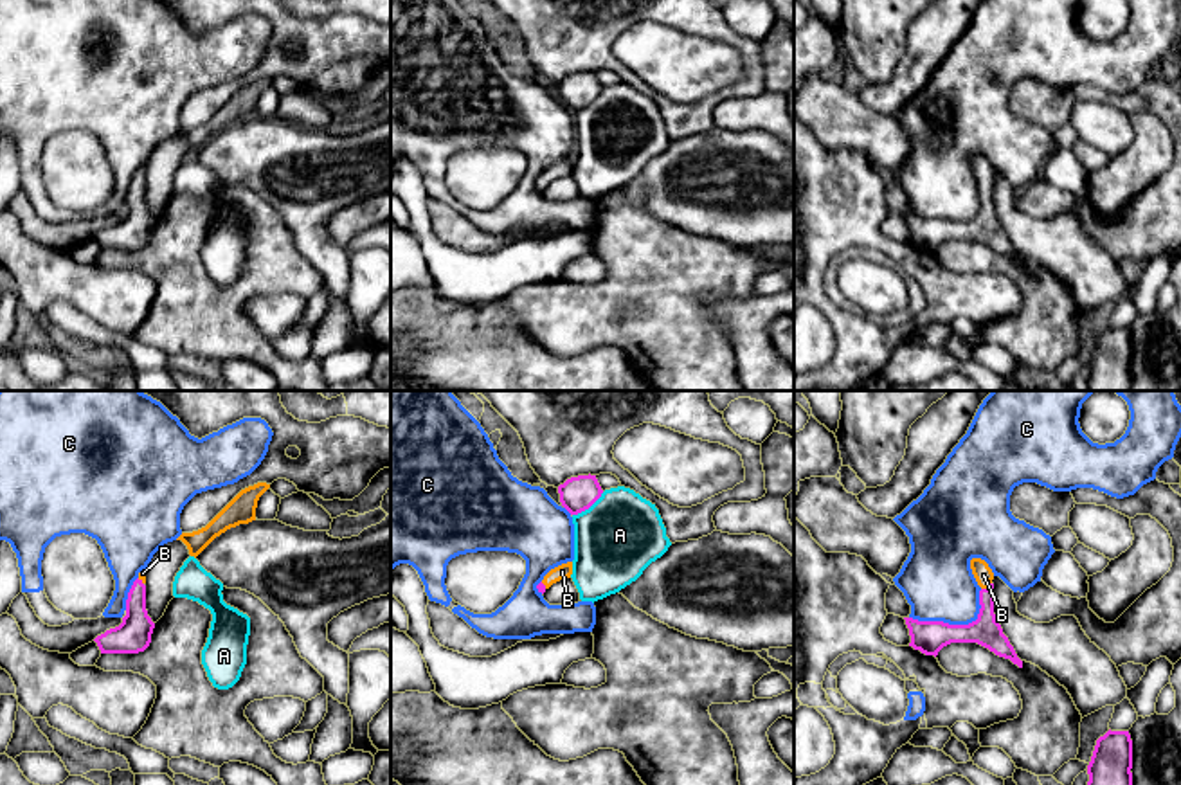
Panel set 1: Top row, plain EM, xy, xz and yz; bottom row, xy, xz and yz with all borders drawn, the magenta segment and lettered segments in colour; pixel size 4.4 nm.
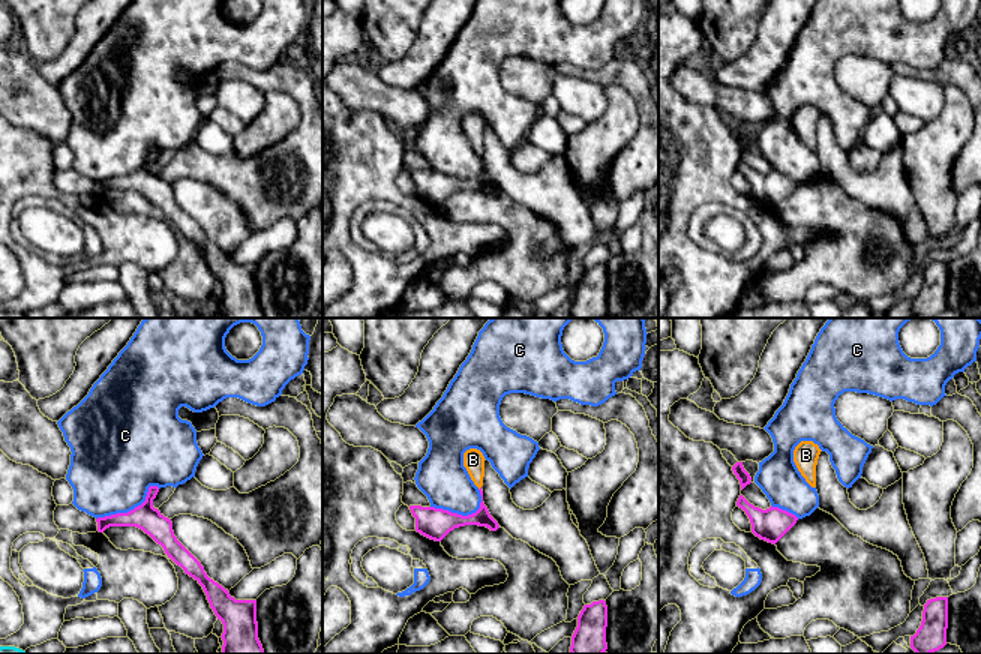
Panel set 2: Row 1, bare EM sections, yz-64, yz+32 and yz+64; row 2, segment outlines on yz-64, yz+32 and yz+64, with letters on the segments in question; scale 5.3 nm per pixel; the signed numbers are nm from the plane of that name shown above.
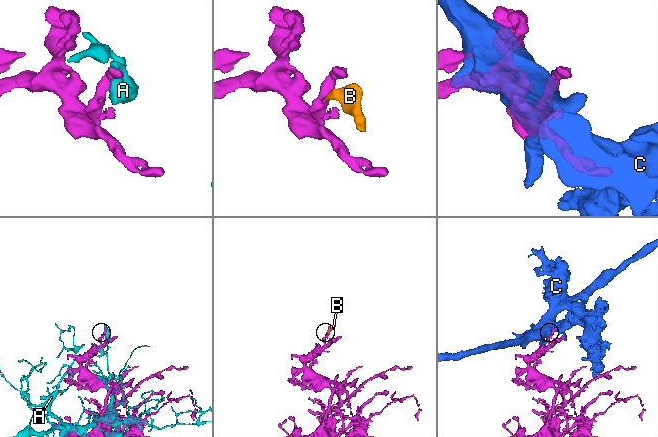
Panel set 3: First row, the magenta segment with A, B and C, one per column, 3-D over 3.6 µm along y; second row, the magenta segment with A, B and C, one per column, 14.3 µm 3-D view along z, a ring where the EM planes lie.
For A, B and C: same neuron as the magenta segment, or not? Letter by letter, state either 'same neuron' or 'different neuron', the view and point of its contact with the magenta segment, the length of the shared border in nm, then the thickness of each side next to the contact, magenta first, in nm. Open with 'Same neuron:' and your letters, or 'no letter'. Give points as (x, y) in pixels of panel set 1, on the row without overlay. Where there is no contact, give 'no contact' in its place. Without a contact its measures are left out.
Same neuron: B
A: different neuron; contact xz (587, 105); length 180 nm; calibres 160 and 380 nm
B: same neuron; contact yz (987, 184); length 60 nm; calibres 140 and 90 nm
C: different neuron; contact yz (956, 222); length 360 nm; calibres 150 and 320 nm

